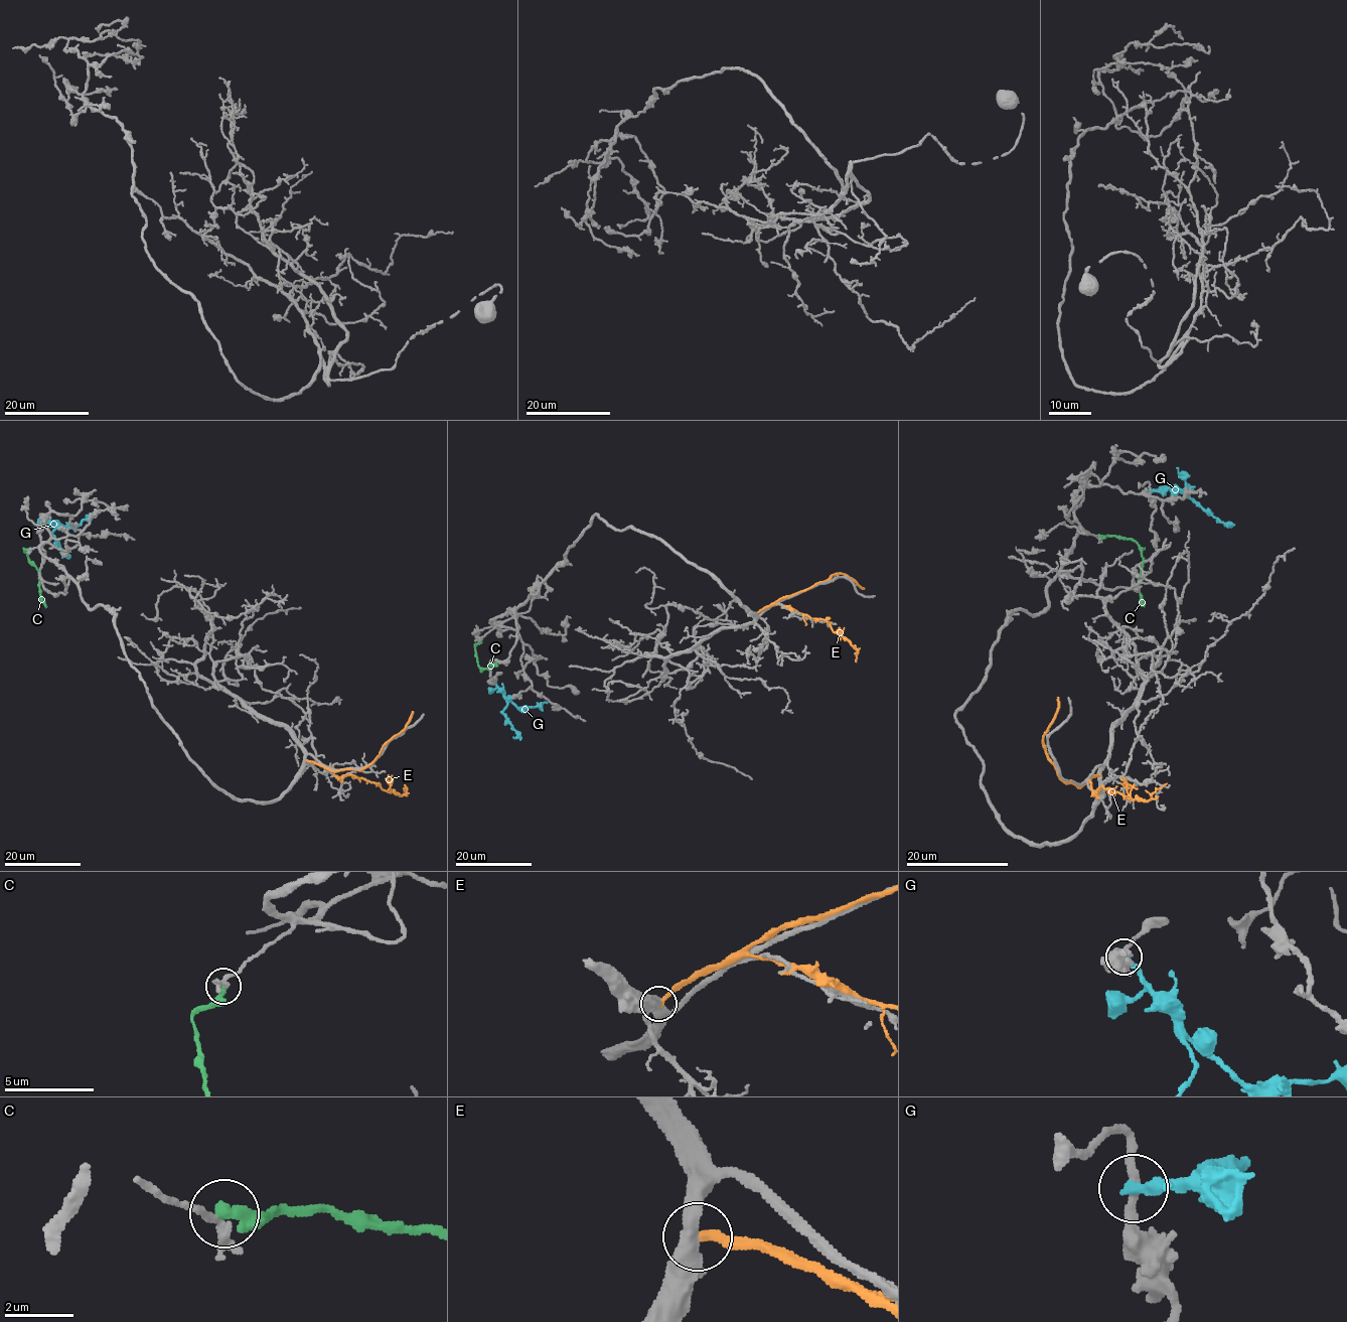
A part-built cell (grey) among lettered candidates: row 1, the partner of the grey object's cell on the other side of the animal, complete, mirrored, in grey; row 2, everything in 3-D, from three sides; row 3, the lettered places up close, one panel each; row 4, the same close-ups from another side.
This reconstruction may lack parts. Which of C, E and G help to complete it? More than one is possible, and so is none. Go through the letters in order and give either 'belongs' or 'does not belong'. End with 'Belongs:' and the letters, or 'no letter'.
C: does not belong
E: does not belong
G: does not belong
Belongs: no letter

